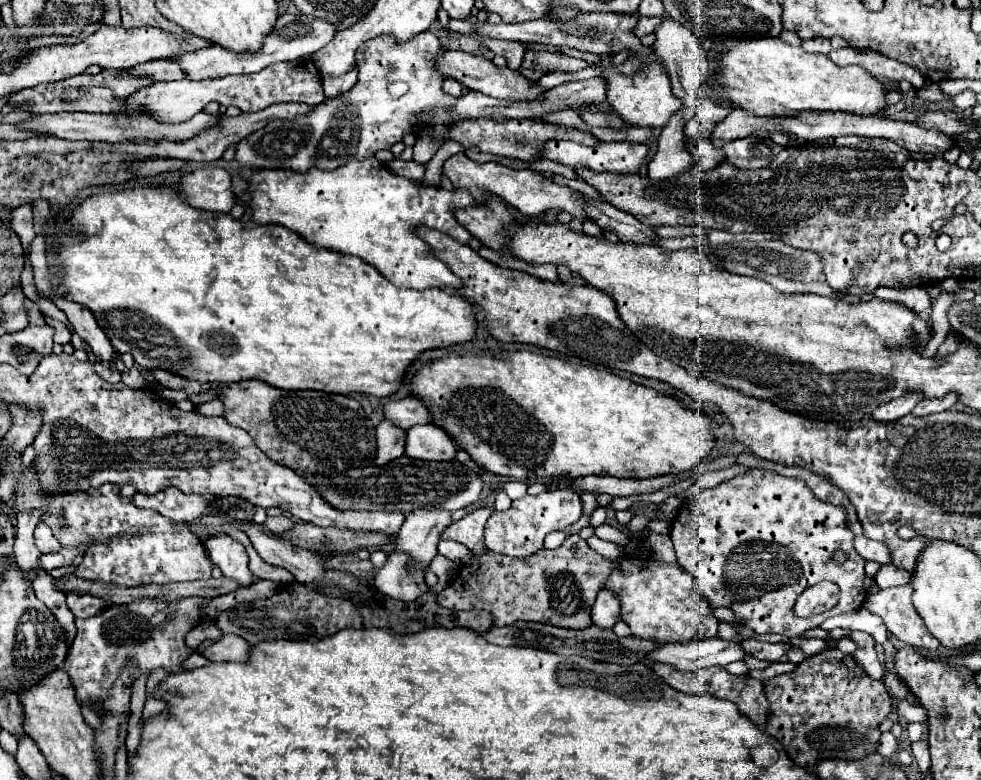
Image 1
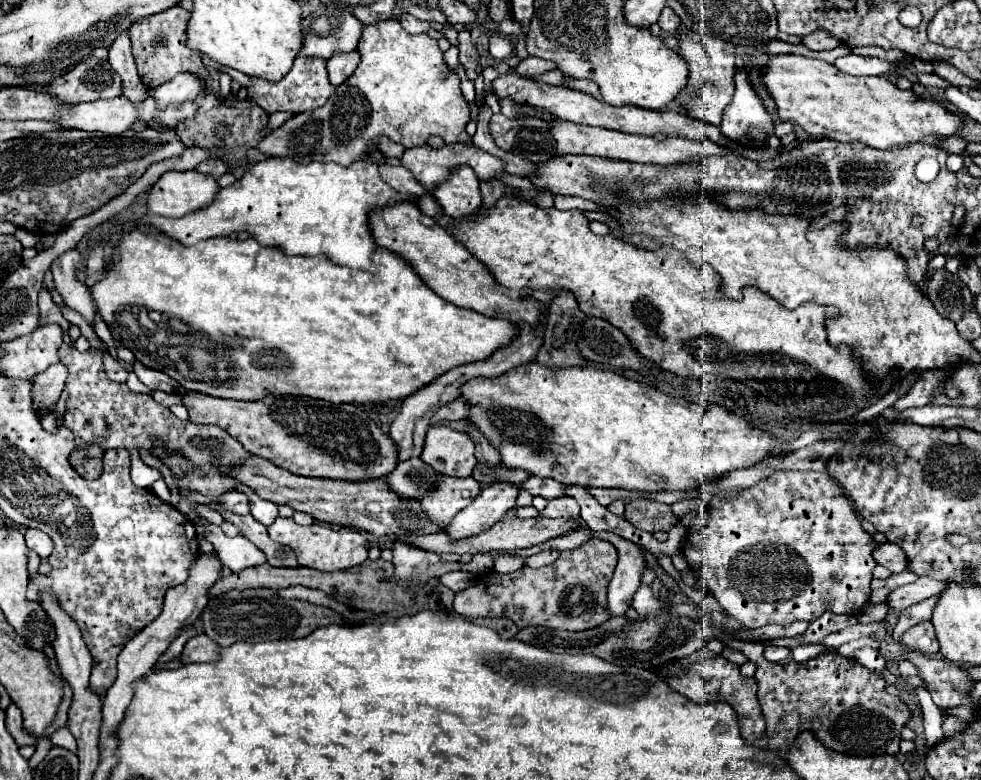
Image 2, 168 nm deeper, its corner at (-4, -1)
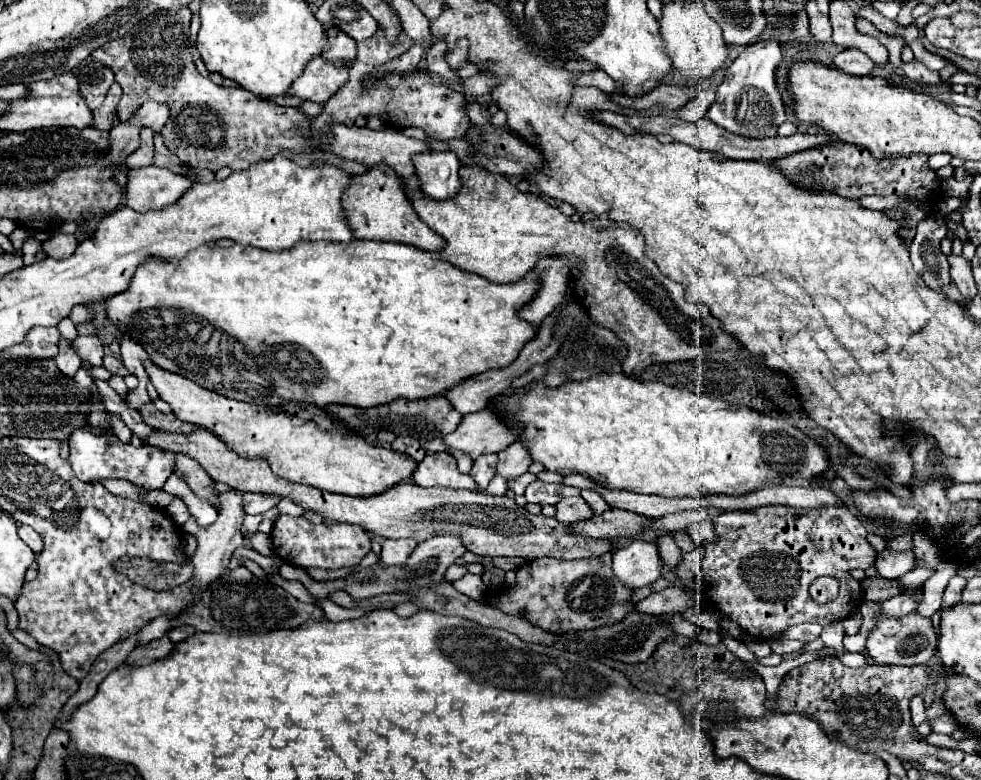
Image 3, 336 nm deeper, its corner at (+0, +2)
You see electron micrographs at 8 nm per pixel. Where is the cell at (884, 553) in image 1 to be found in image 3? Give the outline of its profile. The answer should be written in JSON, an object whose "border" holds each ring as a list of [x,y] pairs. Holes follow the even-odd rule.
{"border":[[[884,549],[878,559],[876,559],[876,569],[878,573],[884,577],[884,579],[900,579],[904,577],[908,571],[914,569],[914,553],[912,551],[902,551],[902,553],[896,553],[896,551],[890,551],[890,549]]]}

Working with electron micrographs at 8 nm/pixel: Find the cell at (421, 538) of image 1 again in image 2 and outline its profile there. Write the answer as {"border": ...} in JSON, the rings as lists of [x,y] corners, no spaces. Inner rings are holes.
{"border":[[[442,476],[436,490],[428,492],[428,496],[420,500],[420,506],[428,522],[446,530],[452,518],[462,508],[466,508],[478,494],[480,494],[480,484],[472,476],[468,478]]]}

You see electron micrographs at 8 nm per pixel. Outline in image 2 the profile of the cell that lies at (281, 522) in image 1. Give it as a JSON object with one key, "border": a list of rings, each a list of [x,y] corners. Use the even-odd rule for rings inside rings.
{"border":[[[276,518],[274,524],[270,524],[268,534],[274,542],[278,544],[286,544],[290,546],[296,556],[300,566],[308,566],[314,570],[344,570],[356,564],[362,564],[368,556],[368,548],[372,546],[372,536],[364,530],[356,530],[356,528],[330,528],[330,526],[322,526],[322,524],[312,524],[312,526],[300,526],[296,524],[292,518]]]}

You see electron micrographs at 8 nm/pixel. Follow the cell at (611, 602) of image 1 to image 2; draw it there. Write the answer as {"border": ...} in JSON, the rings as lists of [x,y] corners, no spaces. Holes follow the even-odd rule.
{"border":[[[587,529],[589,532],[592,532],[595,537],[602,538],[602,540],[612,542],[614,546],[616,546],[616,550],[618,550],[618,566],[616,566],[616,570],[614,570],[614,578],[610,580],[610,584],[608,584],[608,612],[610,612],[610,616],[624,616],[626,614],[626,610],[630,608],[630,604],[632,604],[632,596],[634,596],[634,592],[638,590],[638,586],[640,586],[640,574],[642,574],[642,568],[644,568],[644,556],[642,556],[642,552],[640,552],[640,548],[636,546],[636,544],[632,544],[630,540],[624,540],[624,538],[620,538],[620,536],[616,536],[616,534],[612,534],[612,532],[594,532]]]}

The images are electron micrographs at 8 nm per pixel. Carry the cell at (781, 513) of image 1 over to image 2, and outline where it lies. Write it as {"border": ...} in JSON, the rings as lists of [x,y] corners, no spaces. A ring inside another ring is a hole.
{"border":[[[786,470],[786,472],[774,472],[772,476],[768,476],[766,480],[760,480],[756,486],[746,488],[744,492],[730,496],[730,498],[718,498],[714,496],[712,502],[708,504],[708,522],[706,526],[696,534],[696,538],[692,538],[694,534],[690,534],[684,542],[682,554],[688,562],[690,568],[696,568],[696,572],[704,578],[704,582],[708,584],[710,592],[714,594],[714,598],[720,602],[720,606],[734,616],[744,628],[760,628],[766,624],[778,624],[778,626],[790,626],[792,622],[800,620],[800,622],[812,622],[818,616],[822,616],[826,610],[834,612],[834,614],[848,614],[854,616],[862,610],[862,606],[870,600],[870,580],[872,580],[872,570],[876,566],[874,558],[872,558],[872,550],[876,548],[876,542],[872,540],[872,536],[860,526],[860,518],[852,508],[850,498],[846,496],[844,488],[840,488],[840,484],[836,484],[836,480],[832,480],[832,476],[824,474],[824,472],[794,472],[794,470]]]}

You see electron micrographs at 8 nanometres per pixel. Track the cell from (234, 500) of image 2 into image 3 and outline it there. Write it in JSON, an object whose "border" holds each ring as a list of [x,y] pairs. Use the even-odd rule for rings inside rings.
{"border":[[[244,493],[244,511],[248,515],[260,515],[272,509],[281,497],[264,493]]]}

